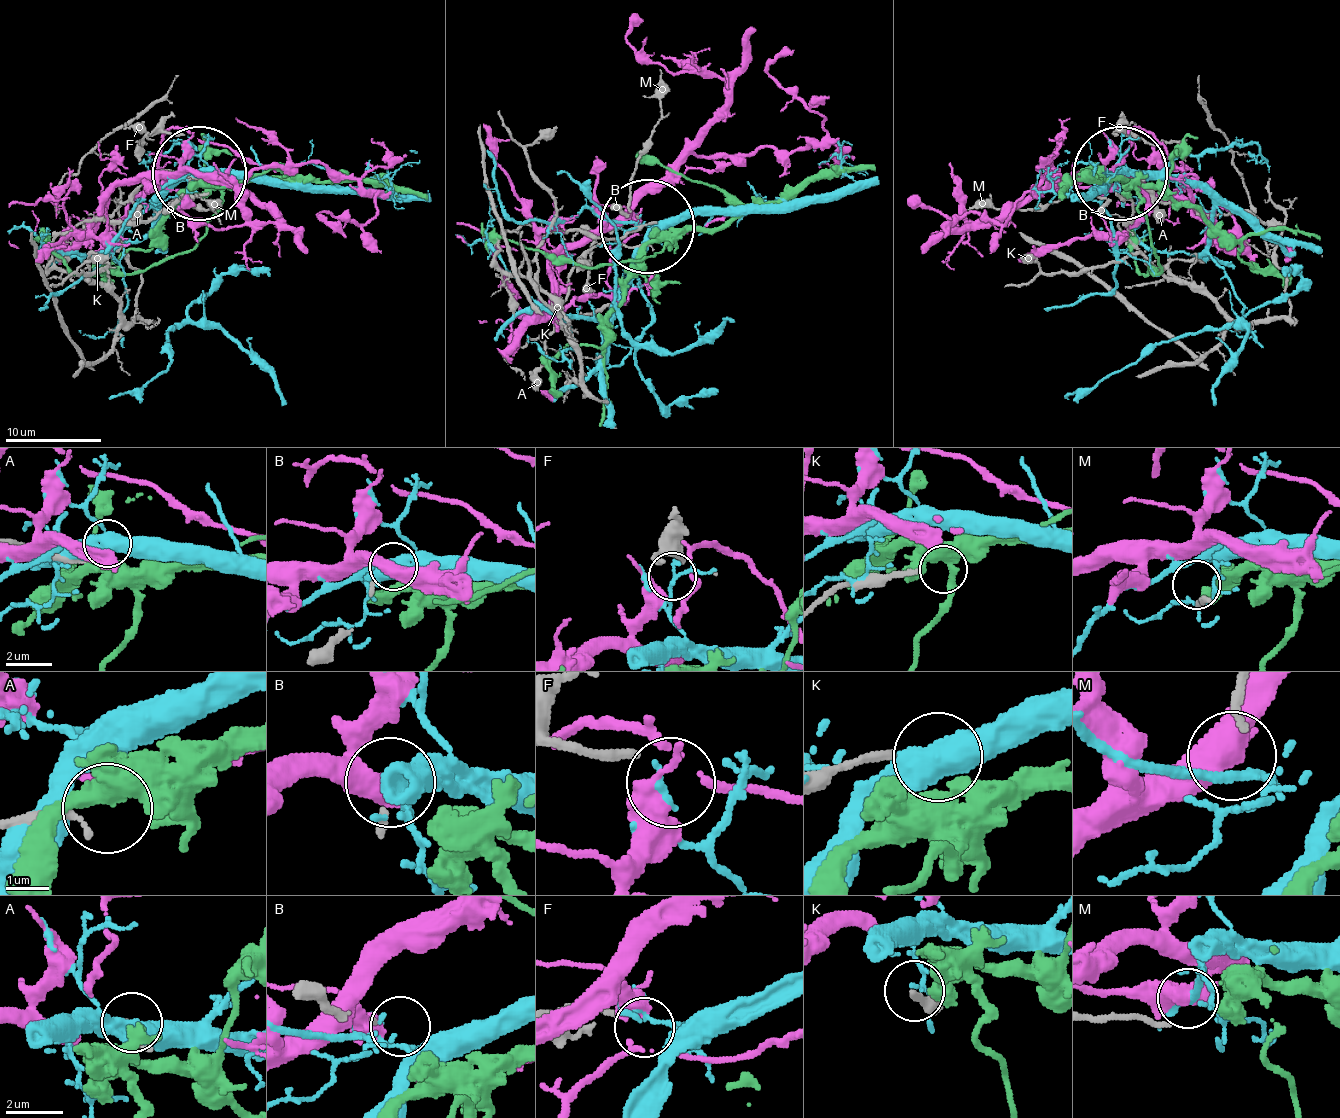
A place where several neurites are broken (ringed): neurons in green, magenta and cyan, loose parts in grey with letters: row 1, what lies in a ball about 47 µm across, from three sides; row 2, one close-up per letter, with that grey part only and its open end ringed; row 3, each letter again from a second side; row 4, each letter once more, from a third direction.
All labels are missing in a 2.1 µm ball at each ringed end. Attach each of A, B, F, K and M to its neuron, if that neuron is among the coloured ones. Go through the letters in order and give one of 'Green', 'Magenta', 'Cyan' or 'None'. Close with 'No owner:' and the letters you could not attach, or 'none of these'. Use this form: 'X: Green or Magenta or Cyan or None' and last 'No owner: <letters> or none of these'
A: Green
B: None
F: Magenta
K: None
M: None
No owner: B, K, M

